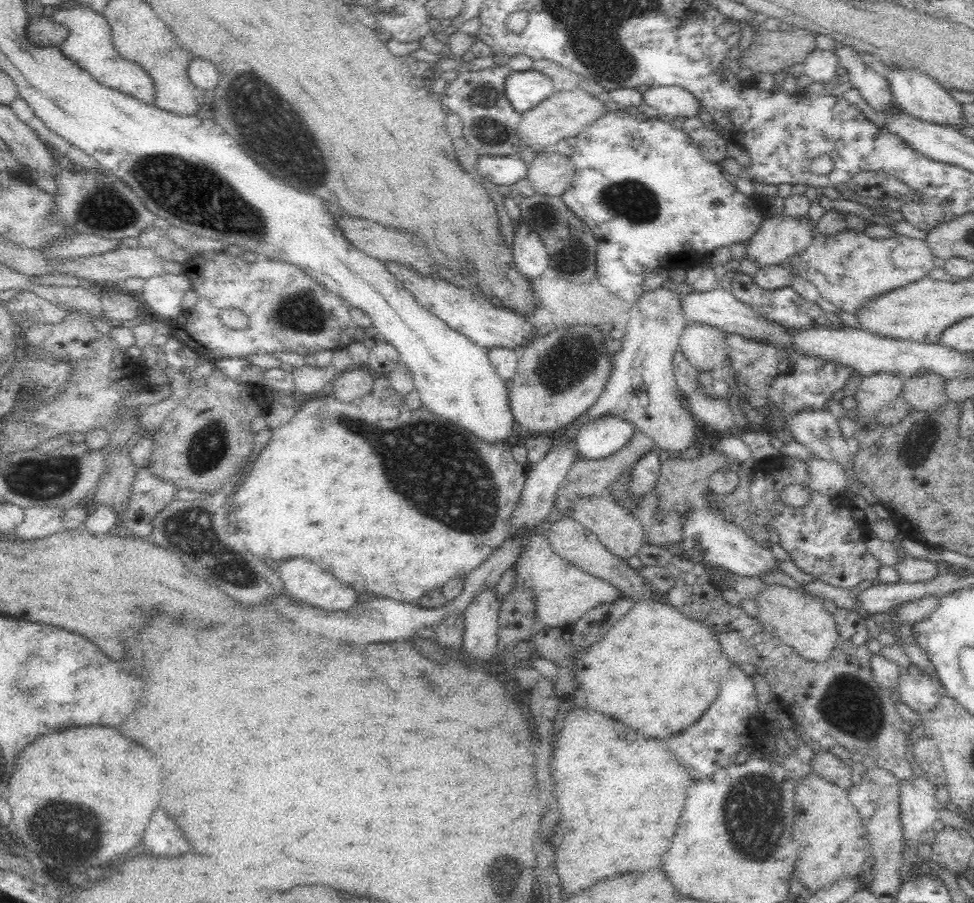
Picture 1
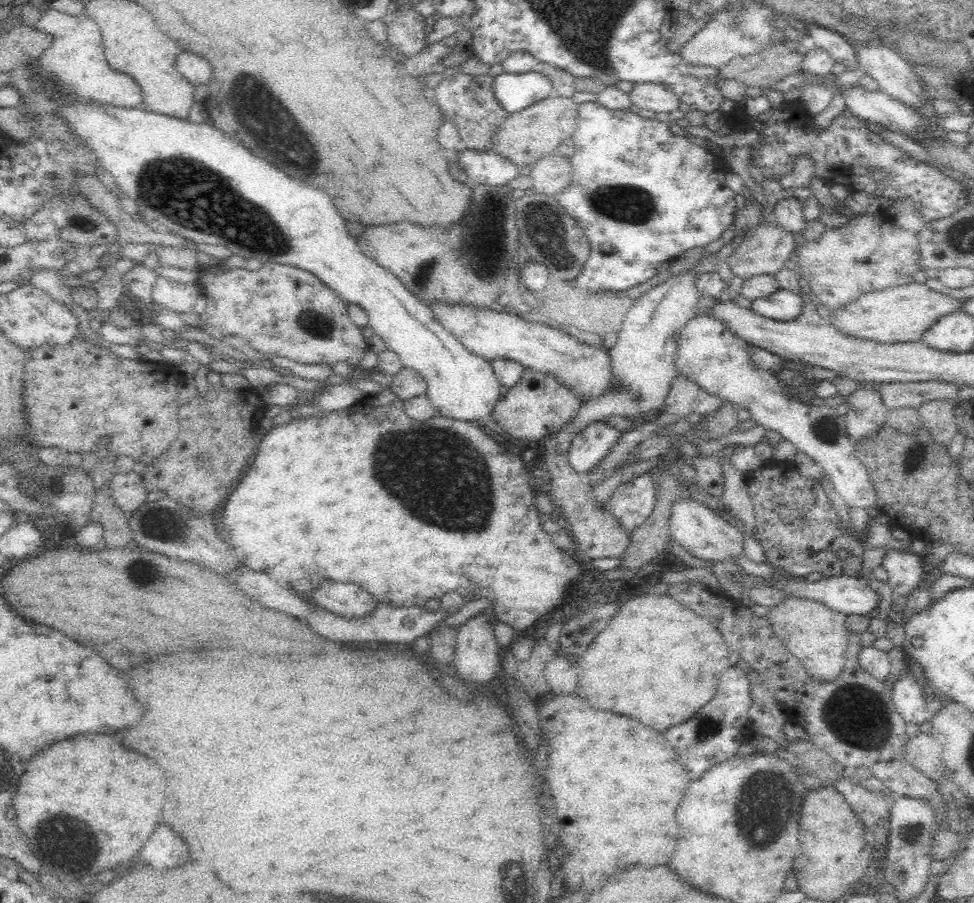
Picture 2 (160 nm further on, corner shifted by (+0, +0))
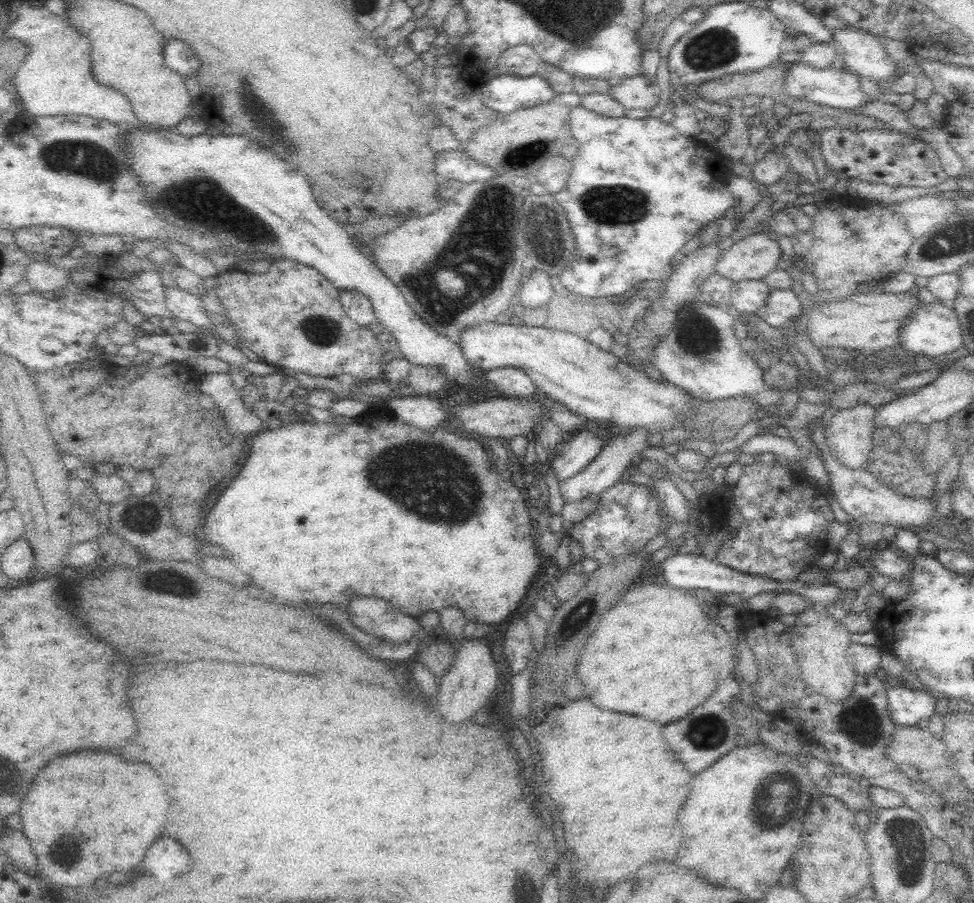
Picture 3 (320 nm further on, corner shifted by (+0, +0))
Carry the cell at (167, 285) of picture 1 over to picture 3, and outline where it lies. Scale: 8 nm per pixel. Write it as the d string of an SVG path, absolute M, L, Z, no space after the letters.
M175 286L165 288L165 299L168 310L174 318L189 321L196 327L213 326L200 297Z

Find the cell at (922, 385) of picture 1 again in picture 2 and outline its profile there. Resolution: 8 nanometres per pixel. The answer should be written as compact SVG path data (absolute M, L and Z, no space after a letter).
M932 400L924 402L916 410L930 437L947 450L958 433L952 401Z

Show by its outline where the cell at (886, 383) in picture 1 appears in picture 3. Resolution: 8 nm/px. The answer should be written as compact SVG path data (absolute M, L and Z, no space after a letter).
M869 404L857 405L828 415L830 420L825 428L825 440L833 456L845 468L869 470L873 452L877 449L874 433L876 408Z

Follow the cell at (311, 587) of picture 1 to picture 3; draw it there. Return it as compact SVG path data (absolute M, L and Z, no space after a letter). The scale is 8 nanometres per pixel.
M356 598L348 608L354 624L388 643L402 644L411 641L421 629L416 618L400 612L393 604L380 598Z

